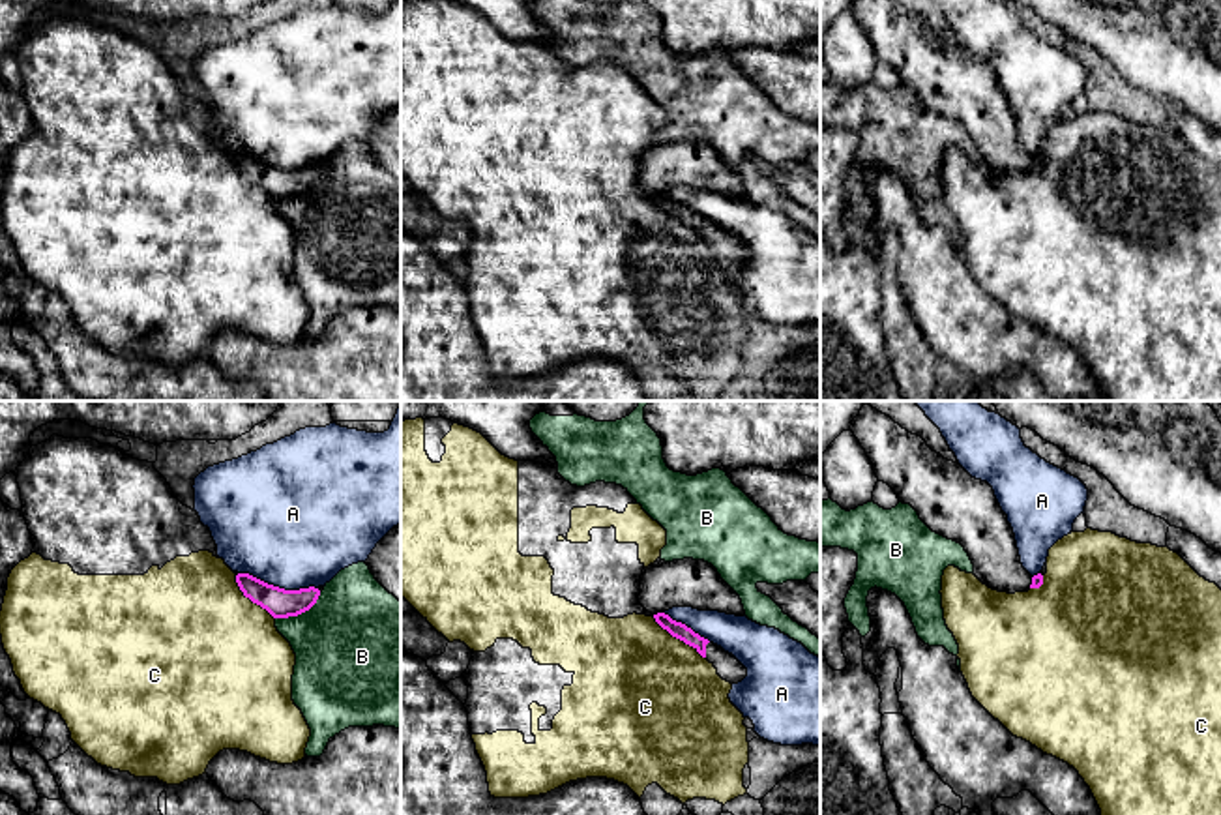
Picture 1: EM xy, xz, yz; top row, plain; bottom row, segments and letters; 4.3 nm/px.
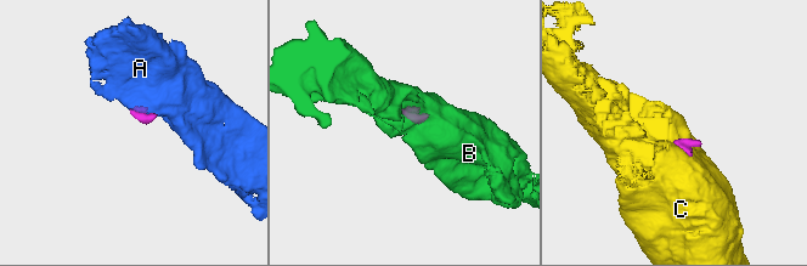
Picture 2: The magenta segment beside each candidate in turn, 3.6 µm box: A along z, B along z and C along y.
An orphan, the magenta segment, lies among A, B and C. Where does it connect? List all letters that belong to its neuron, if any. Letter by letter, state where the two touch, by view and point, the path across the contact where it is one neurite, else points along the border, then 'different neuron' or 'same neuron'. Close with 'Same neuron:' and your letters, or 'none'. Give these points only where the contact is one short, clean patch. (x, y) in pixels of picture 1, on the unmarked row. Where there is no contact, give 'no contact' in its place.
A: xy (278, 167) | along xy (238, 152), (248, 152), (285, 169), (317, 169) | different neuron
B: xy (300, 193) | along xy (321, 173), (308, 190), (276, 199) | different neuron
C: xz (678, 218) | along xz (652, 197), (705, 238) | different neuron
Same neuron: none

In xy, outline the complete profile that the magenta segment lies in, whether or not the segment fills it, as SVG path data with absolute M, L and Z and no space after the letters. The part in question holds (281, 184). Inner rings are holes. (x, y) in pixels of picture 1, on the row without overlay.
M238 154L236 163L245 178L266 189L273 199L298 197L309 191L320 176L320 170L315 167L285 170L249 154Z

